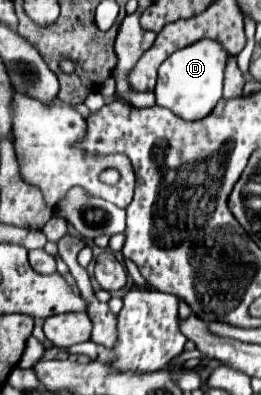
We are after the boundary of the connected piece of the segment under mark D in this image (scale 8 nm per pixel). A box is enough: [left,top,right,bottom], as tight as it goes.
[156,38,230,120]

